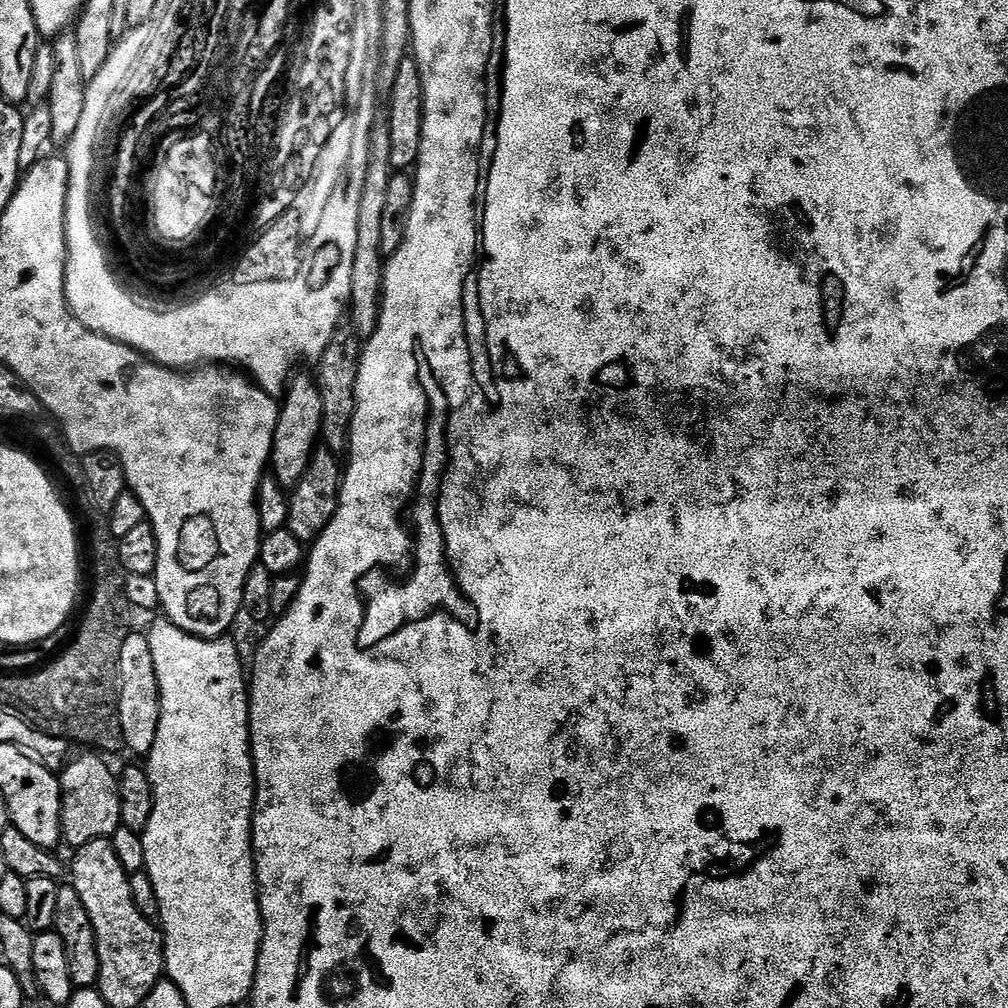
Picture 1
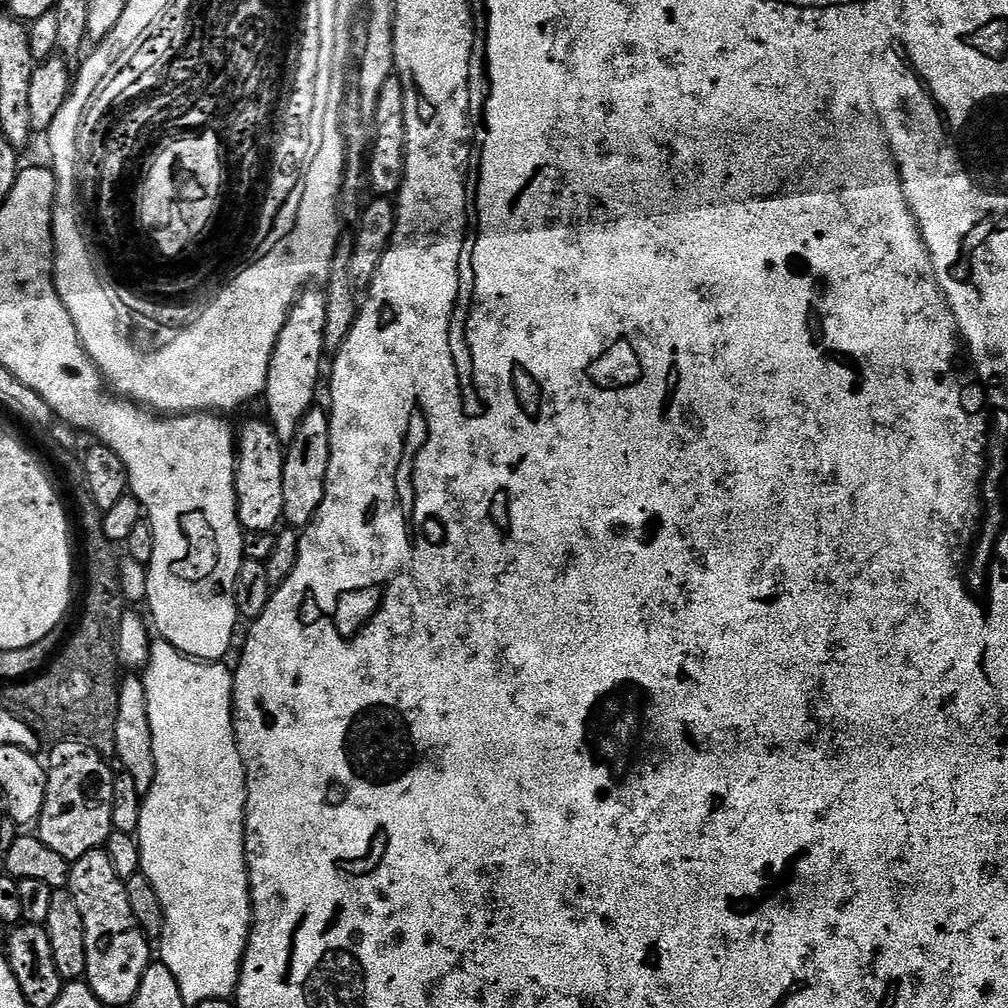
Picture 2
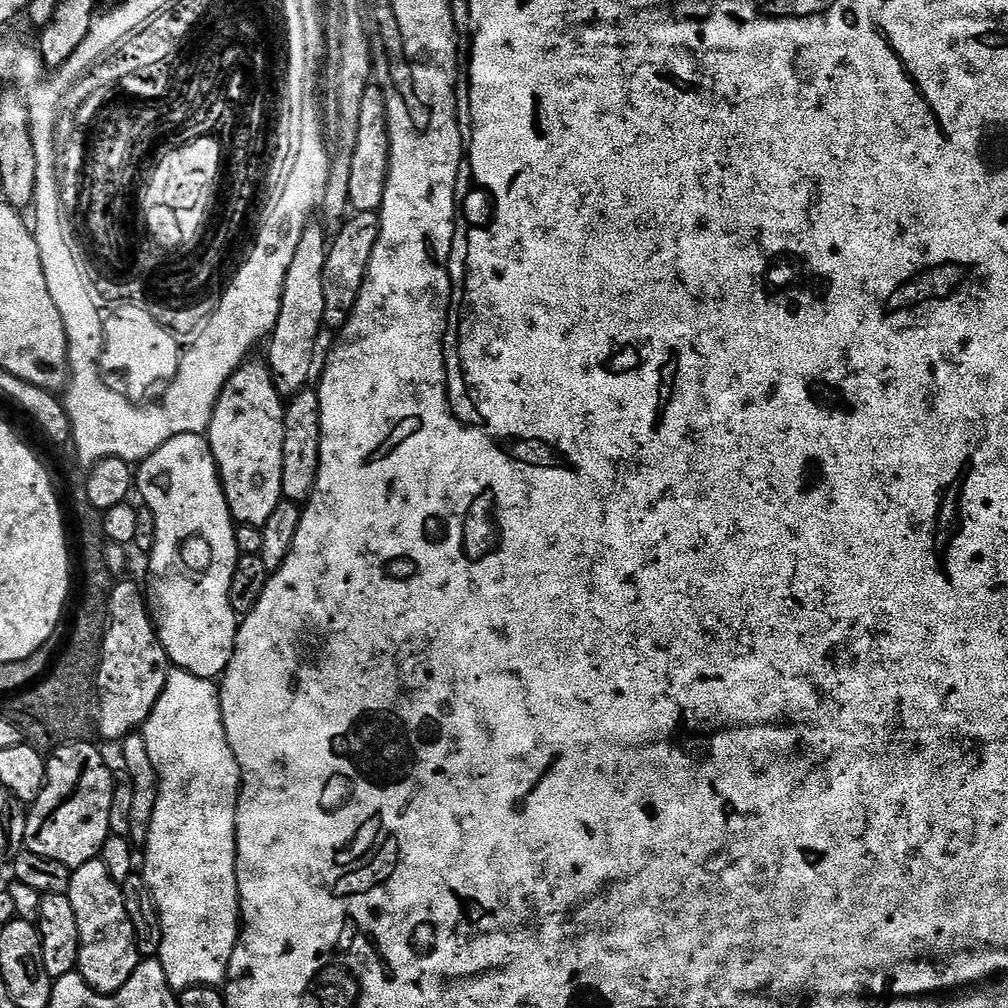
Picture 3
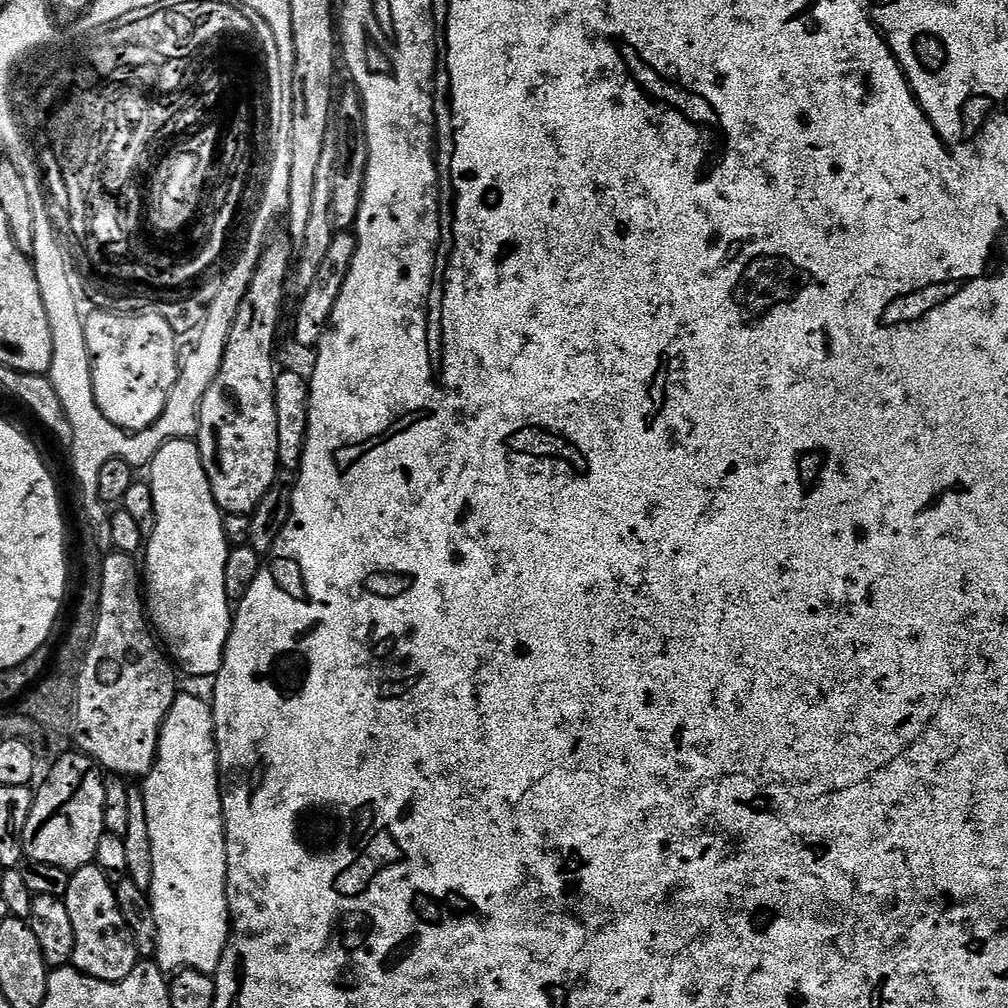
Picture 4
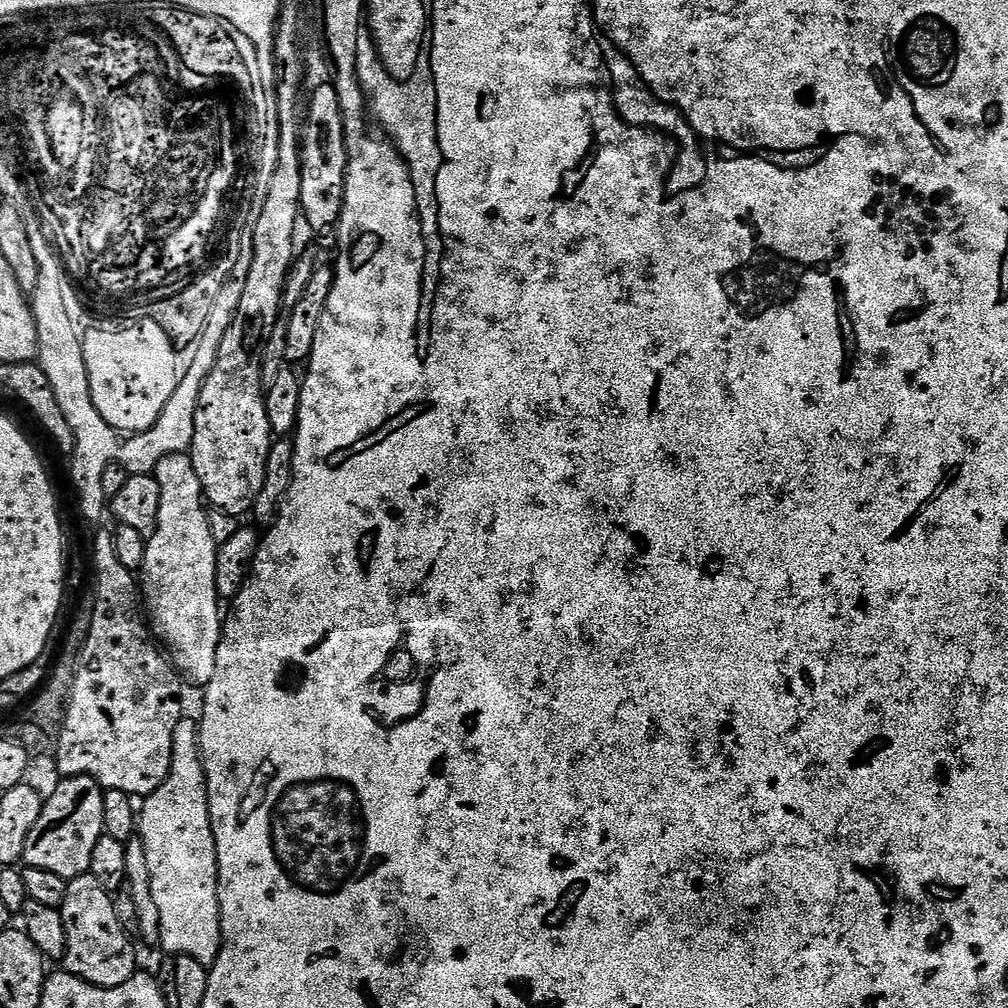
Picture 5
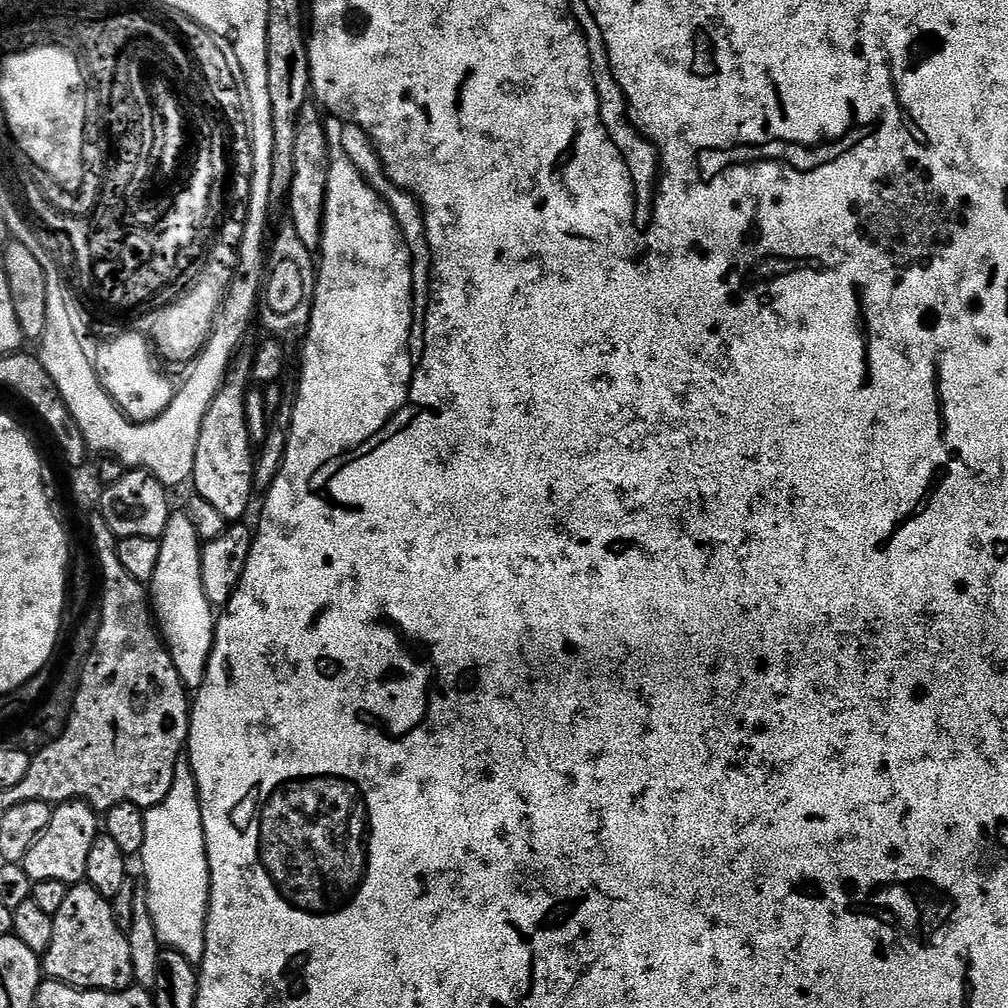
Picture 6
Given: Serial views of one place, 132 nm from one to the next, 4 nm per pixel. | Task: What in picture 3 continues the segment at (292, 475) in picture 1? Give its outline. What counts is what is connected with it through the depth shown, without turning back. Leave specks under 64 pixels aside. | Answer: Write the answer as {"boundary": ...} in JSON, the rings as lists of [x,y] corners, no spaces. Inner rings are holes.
{"boundary":[[[320,222],[309,224],[298,242],[294,262],[286,276],[286,286],[280,299],[278,322],[272,327],[267,341],[266,363],[272,369],[272,377],[281,397],[287,398],[303,388],[309,387],[312,376],[312,363],[316,360],[316,339],[322,333],[326,296],[322,294],[324,271],[328,257],[329,233],[324,233],[325,225]]]}

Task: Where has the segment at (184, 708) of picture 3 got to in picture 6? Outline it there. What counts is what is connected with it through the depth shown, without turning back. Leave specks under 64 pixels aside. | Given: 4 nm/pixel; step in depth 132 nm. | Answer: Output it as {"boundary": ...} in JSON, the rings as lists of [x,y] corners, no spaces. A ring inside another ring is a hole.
{"boundary":[[[187,763],[176,765],[170,794],[166,794],[161,804],[145,811],[144,821],[146,842],[138,860],[144,863],[148,913],[154,922],[154,930],[165,949],[182,954],[191,964],[199,965],[206,950],[208,899],[212,883],[196,776]]]}

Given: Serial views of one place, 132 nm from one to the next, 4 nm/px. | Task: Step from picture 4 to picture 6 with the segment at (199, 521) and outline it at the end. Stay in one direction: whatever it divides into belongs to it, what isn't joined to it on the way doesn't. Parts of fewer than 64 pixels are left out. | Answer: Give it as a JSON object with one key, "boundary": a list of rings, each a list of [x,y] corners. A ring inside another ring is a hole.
{"boundary":[[[187,514],[169,516],[166,530],[159,541],[158,570],[154,570],[150,585],[150,608],[185,689],[198,690],[204,685],[208,659],[216,641],[218,619],[202,584],[202,541]]]}

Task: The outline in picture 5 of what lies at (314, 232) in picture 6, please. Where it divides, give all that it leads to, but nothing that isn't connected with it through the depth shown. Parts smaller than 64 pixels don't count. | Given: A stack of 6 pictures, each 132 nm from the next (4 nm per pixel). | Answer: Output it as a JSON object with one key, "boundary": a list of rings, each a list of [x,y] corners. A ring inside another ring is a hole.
{"boundary":[[[335,83],[320,84],[312,92],[312,97],[306,100],[306,119],[302,124],[302,147],[300,149],[302,162],[302,198],[300,210],[303,223],[308,223],[316,232],[324,232],[327,228],[335,229],[340,222],[344,209],[346,194],[346,174],[348,173],[348,143],[344,132],[344,111],[340,105],[340,95],[336,92]]]}

